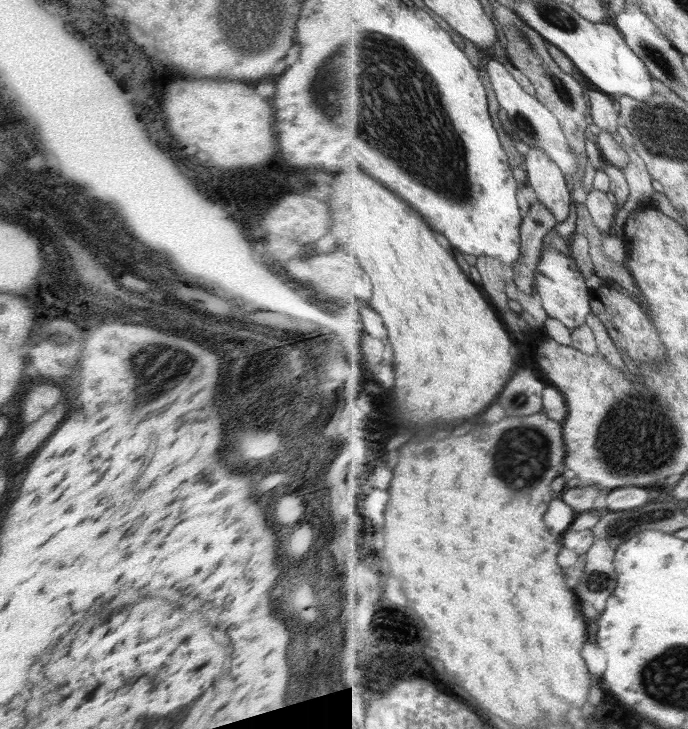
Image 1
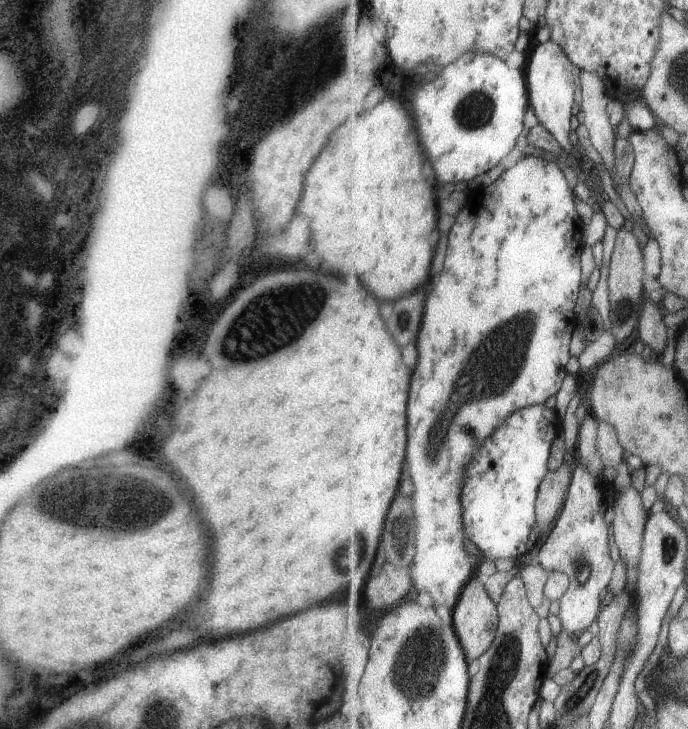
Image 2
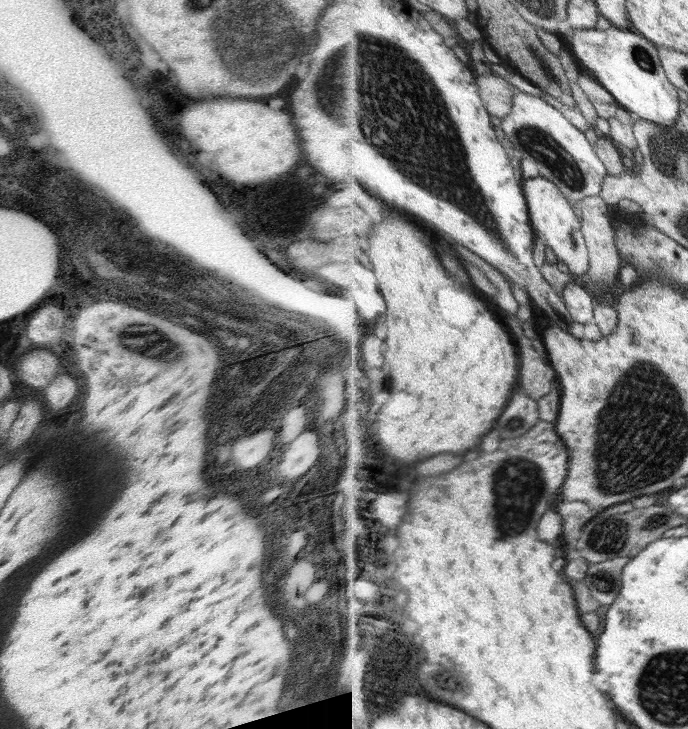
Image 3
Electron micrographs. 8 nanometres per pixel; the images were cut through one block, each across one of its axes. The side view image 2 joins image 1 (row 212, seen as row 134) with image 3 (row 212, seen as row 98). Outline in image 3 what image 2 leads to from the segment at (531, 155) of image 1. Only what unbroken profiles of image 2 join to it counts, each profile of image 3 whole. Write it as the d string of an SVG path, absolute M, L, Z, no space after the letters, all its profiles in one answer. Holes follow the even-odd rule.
M543 176L523 181L523 184L528 205L530 206L534 231L543 235L547 246L553 250L559 262L563 262L569 272L585 276L590 269L590 250L582 232L582 220L575 216L573 205L567 201L563 192L551 180L547 180Z

